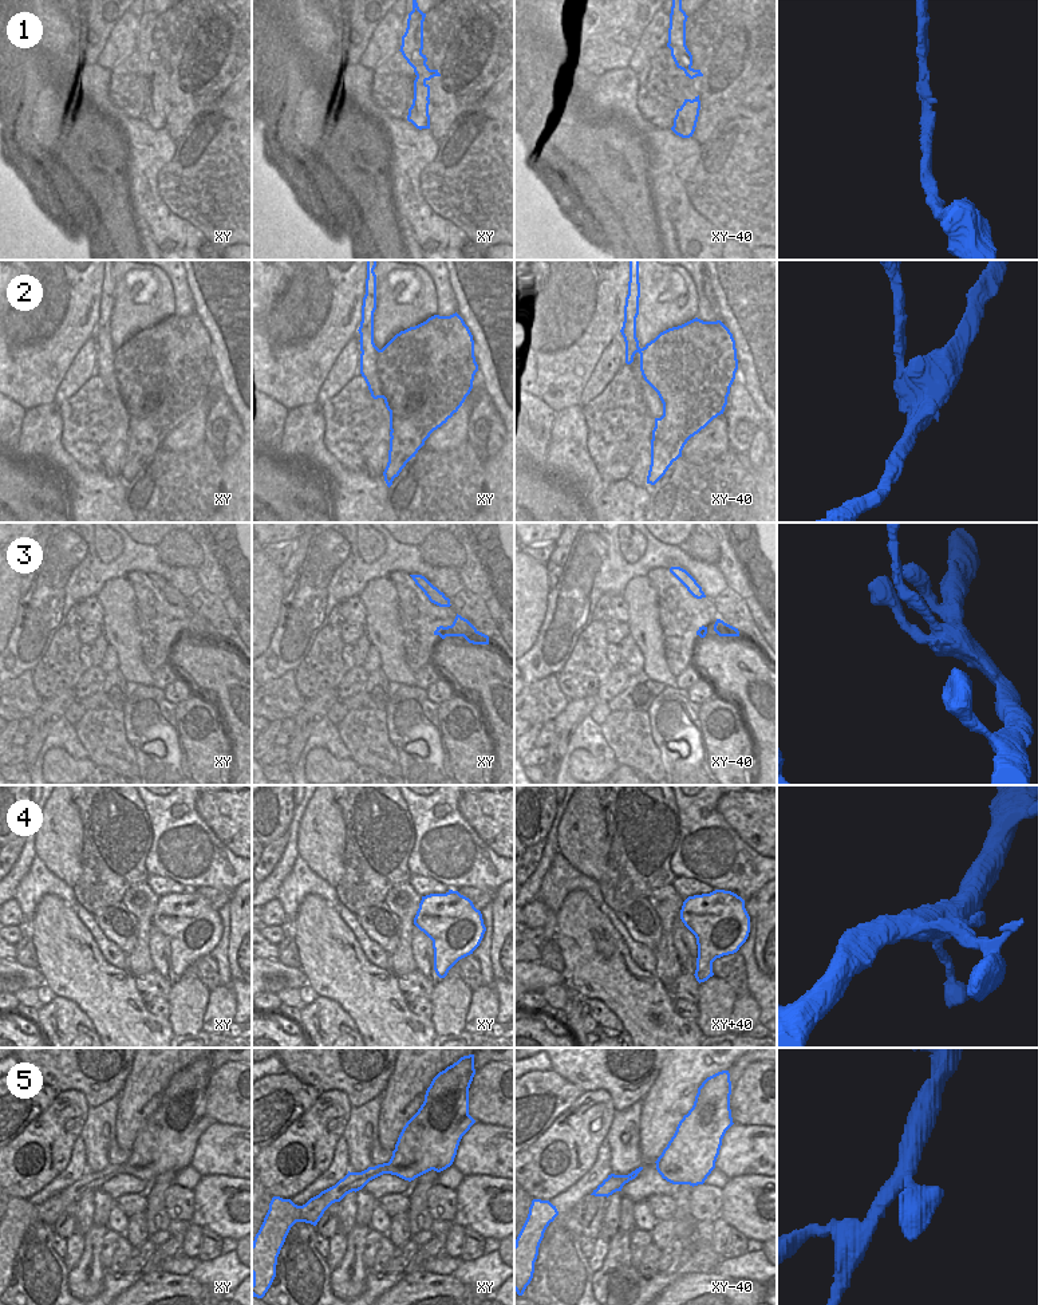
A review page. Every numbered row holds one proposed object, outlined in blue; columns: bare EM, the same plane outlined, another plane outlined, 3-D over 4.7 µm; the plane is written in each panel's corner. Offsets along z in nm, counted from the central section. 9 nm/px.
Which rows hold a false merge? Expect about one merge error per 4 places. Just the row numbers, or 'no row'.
2, 3

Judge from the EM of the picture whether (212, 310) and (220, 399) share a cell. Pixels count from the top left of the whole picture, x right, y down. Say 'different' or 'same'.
different

